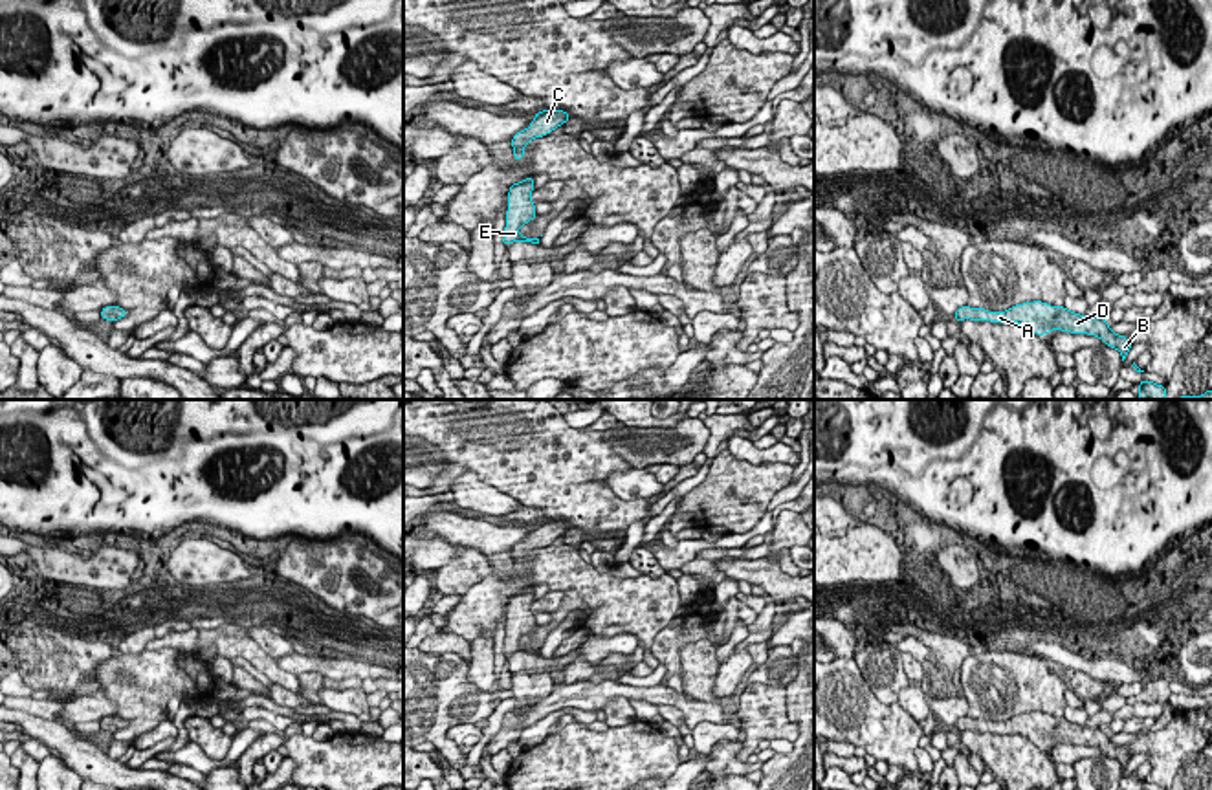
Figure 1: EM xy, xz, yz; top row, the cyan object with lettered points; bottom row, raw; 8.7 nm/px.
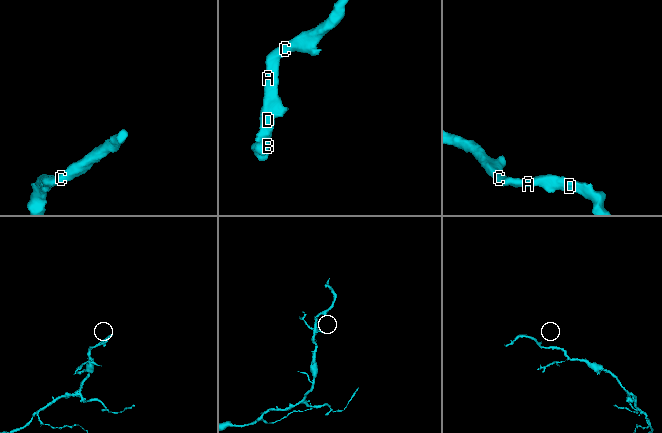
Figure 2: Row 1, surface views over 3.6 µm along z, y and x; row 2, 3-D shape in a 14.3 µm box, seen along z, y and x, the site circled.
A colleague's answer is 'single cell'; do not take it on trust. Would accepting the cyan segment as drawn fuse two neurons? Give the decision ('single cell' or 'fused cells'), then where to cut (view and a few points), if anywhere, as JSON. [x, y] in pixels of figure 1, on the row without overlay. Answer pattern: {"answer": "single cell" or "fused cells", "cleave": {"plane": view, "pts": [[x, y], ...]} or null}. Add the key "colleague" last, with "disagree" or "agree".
{"answer": "single cell", "cleave": null, "colleague": "agree"}

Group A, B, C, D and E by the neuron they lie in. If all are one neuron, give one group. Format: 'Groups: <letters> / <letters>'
Groups: A B C D E

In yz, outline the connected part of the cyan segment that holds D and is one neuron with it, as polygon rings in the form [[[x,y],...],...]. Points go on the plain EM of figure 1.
[[[1041,711],[1016,715],[999,724],[988,722],[985,719],[963,717],[955,722],[953,730],[990,731],[1003,735],[1018,733],[1030,739],[1036,746],[1049,744],[1051,741],[1096,746],[1106,753],[1106,757],[1117,759],[1122,766],[1122,772],[1133,755],[1124,746],[1115,744],[1106,733],[1106,728],[1091,730],[1087,726],[1069,722],[1065,717],[1051,717]]]

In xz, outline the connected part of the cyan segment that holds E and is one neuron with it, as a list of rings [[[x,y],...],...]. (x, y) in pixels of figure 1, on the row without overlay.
[[[526,588],[510,598],[506,638],[504,638],[504,649],[502,649],[504,656],[519,653],[519,651],[530,653],[530,654],[541,654],[541,647],[528,649],[519,645],[519,638],[537,627],[535,616],[530,609],[534,601],[534,594],[535,594],[534,588]]]

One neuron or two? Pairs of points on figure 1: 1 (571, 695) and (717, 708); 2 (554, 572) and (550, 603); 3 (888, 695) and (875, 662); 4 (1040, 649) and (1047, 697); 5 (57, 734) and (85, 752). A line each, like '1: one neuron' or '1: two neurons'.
1: one neuron
2: two neurons
3: one neuron
4: two neurons
5: one neuron

